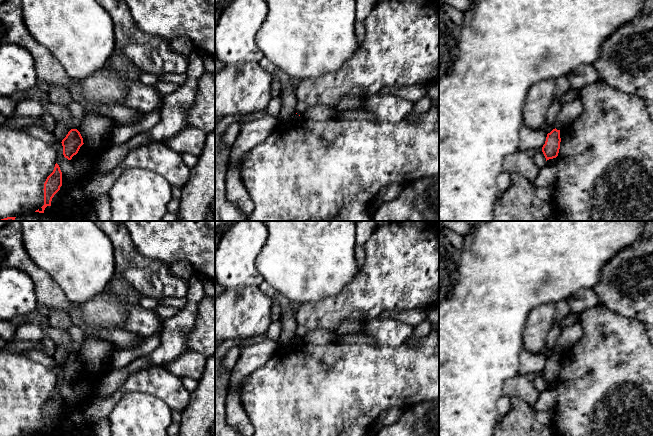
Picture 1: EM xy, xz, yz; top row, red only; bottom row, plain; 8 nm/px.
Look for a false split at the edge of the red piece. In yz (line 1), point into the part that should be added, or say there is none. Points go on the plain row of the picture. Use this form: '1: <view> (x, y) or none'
1: none

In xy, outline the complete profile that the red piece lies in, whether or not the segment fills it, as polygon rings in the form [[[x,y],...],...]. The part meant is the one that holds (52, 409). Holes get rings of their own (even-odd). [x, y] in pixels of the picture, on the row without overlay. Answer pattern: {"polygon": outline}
{"polygon": [[[56,387],[53,396],[47,401],[44,407],[44,429],[35,436],[44,436],[47,430],[51,430],[51,425],[54,419],[60,414],[62,410],[62,396],[59,389]]]}

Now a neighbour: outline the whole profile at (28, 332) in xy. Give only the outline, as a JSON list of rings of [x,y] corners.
[[[31,323],[21,324],[16,329],[14,340],[40,342],[45,337],[50,338],[56,346],[64,346],[70,354],[74,353],[74,346],[69,332],[52,326],[45,330]]]

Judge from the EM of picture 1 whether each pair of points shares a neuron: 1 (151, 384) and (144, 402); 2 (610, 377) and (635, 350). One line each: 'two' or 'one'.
1: two
2: one

